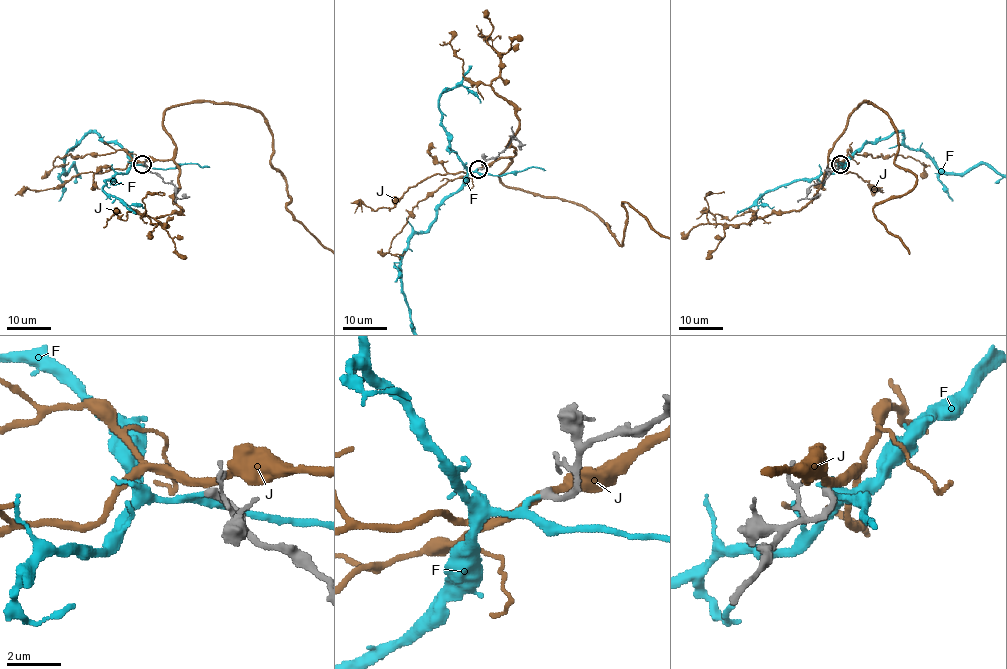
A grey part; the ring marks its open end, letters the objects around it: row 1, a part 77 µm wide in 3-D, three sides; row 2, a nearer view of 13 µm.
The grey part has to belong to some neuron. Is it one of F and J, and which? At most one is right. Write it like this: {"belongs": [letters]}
{"belongs": ["F"]}

